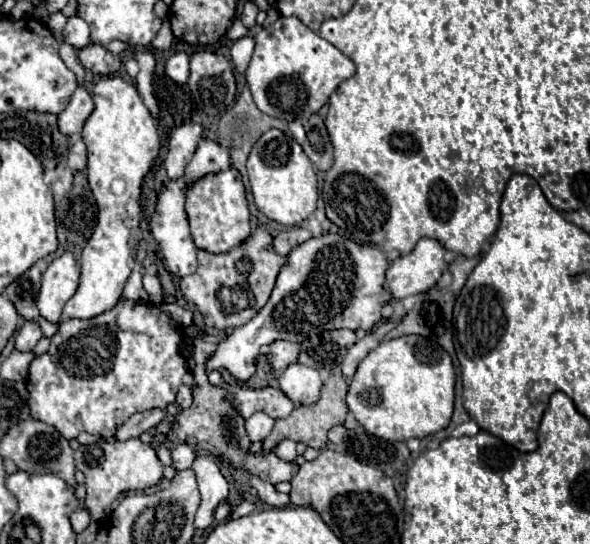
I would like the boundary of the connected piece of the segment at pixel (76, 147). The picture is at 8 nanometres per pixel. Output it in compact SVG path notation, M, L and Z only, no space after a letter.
M77 140L69 148L69 168L71 170L85 170L85 166L87 166L87 148L85 148L83 140Z

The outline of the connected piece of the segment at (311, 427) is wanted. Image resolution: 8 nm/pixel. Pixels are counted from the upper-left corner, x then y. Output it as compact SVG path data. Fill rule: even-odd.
M331 374L325 382L323 382L323 388L321 388L321 396L315 404L311 406L297 406L287 418L279 418L275 420L275 428L273 432L269 434L269 438L263 442L263 452L275 448L281 440L285 438L291 438L295 442L303 442L311 448L325 448L327 446L327 432L337 426L337 424L343 424L345 422L345 416L347 416L347 402L345 402L345 394L347 394L347 380L339 374Z

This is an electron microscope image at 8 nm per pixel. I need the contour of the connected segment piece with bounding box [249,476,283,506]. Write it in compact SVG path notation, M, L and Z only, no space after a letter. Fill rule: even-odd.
M249 476L249 486L253 486L253 488L257 490L259 498L261 498L265 504L271 504L271 506L281 506L283 496L275 490L275 486L273 486L273 484L267 484L267 482L259 480L259 478Z

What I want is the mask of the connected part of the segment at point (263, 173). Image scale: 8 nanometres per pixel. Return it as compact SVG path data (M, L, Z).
M271 128L253 144L247 158L247 174L255 204L269 220L295 226L315 212L319 192L313 164L303 148L285 132Z

